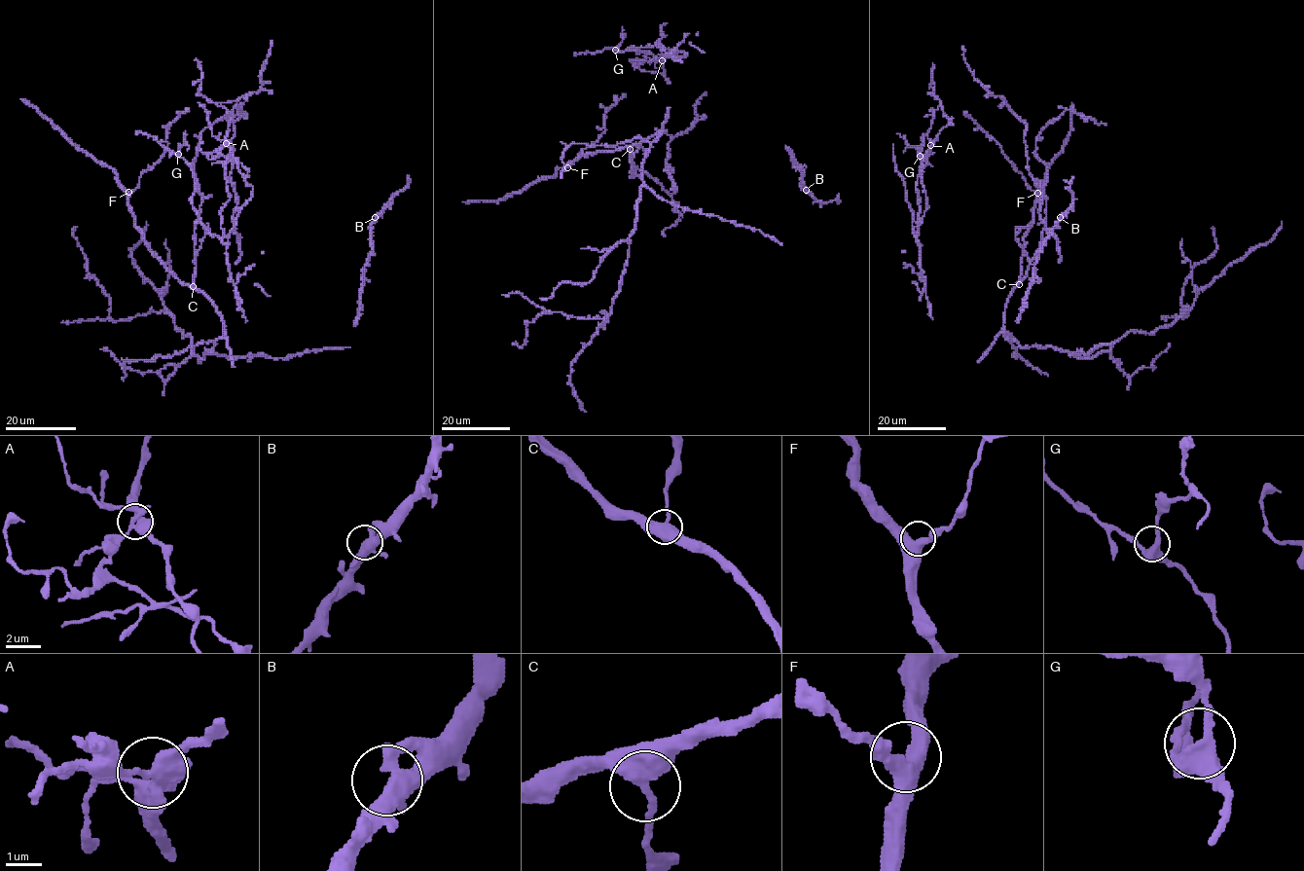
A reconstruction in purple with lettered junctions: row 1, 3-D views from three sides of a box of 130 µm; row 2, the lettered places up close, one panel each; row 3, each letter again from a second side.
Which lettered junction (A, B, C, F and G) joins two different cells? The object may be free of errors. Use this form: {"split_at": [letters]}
{"split_at": ["A"]}

